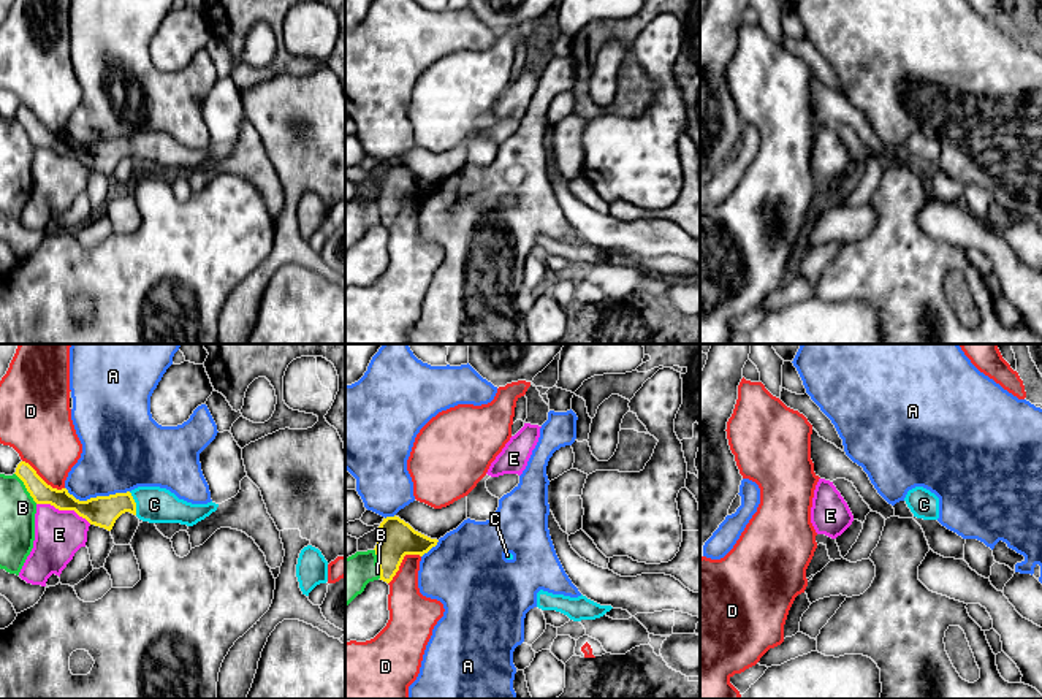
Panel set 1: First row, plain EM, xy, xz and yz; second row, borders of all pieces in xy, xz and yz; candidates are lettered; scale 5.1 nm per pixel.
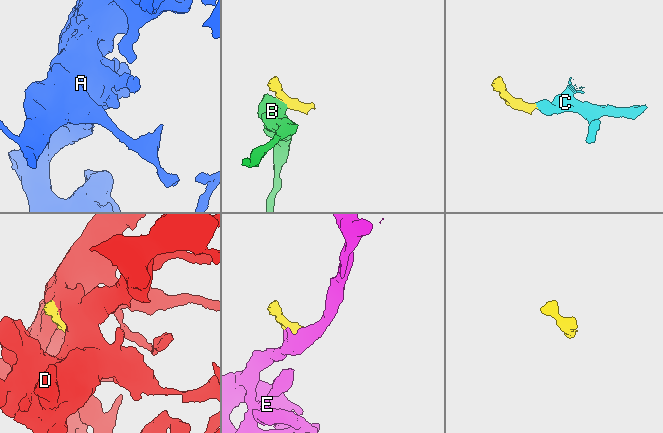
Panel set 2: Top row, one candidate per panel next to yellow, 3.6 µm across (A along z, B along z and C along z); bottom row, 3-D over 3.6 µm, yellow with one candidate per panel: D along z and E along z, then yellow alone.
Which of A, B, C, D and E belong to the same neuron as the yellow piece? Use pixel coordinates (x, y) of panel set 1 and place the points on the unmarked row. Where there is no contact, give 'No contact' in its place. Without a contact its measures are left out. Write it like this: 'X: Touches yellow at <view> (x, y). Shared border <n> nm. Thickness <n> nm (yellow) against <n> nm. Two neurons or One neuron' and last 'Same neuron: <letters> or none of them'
A: Touches yellow at xy (97, 141). Shared border 320 nm. Thickness 160 nm (yellow) against 380 nm. Two neurons
B: Touches yellow at xy (26, 132). Shared border 200 nm. Thickness 110 nm (yellow) against 180 nm. Two neurons
C: Touches yellow at xy (135, 148). Shared border 130 nm. Thickness 160 nm (yellow) against 190 nm. One neuron
D: Touches yellow at xy (41, 124). Shared border 260 nm. Thickness 110 nm (yellow) against 320 nm. Two neurons
E: Touches yellow at xy (64, 154). Shared border 300 nm. Thickness 160 nm (yellow) against 240 nm. Two neurons
Same neuron: C

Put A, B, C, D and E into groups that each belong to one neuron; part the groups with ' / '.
A / B / C / D / E

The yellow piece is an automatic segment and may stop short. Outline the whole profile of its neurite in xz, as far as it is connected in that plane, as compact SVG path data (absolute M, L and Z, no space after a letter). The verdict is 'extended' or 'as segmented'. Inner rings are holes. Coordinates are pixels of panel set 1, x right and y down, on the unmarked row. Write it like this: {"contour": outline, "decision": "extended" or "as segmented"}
{"contour": "M396 160L383 163L377 174L380 182L374 195L377 200L380 225L386 228L393 225L405 200L423 201L439 187L437 184L431 184L415 176Z", "decision": "as segmented"}

